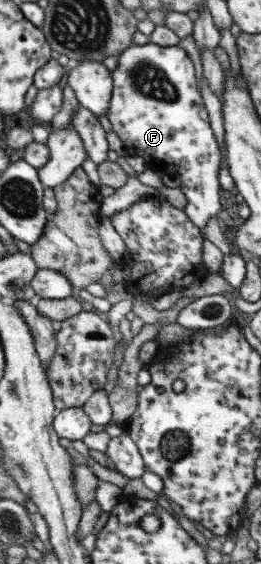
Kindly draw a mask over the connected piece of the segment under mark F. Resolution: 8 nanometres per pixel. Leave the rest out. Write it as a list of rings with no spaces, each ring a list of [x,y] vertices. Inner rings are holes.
[[[149,42],[146,45],[129,46],[118,55],[116,69],[111,72],[111,98],[105,116],[112,126],[111,131],[122,142],[125,155],[142,157],[145,167],[160,176],[174,175],[180,178],[179,189],[186,198],[182,211],[200,231],[207,219],[215,216],[222,208],[222,189],[217,174],[221,153],[208,123],[207,109],[196,90],[192,61],[180,45],[159,46]]]

